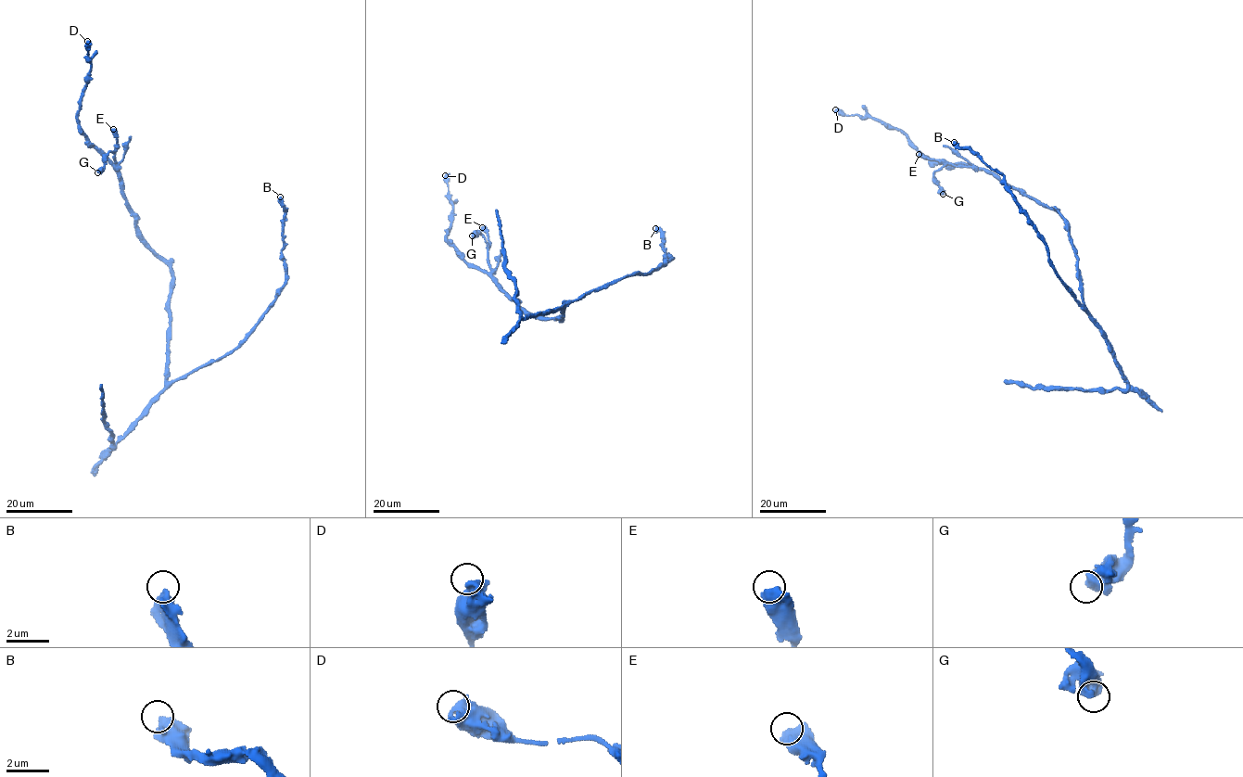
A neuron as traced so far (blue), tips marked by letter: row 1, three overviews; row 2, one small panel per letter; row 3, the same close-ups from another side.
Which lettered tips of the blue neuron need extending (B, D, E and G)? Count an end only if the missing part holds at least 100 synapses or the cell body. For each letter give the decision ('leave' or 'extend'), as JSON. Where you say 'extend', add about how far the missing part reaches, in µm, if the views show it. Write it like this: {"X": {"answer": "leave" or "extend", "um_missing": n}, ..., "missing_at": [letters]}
{"B": {"answer": "leave"}, "D": {"answer": "leave"}, "E": {"answer": "leave"}, "G": {"answer": "leave"}, "missing_at": []}

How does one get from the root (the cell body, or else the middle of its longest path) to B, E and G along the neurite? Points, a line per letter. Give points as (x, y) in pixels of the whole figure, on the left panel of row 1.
B: (170, 302), (167, 380), (171, 382), (234, 350), (280, 292), (285, 282), (282, 251), (285, 211), (280, 197)
E: (170, 302), (170, 268), (157, 258), (136, 226), (137, 219), (116, 171), (118, 135), (113, 129)
G: (170, 302), (170, 268), (157, 258), (136, 226), (137, 219), (116, 171), (116, 149), (108, 153), (97, 172)

